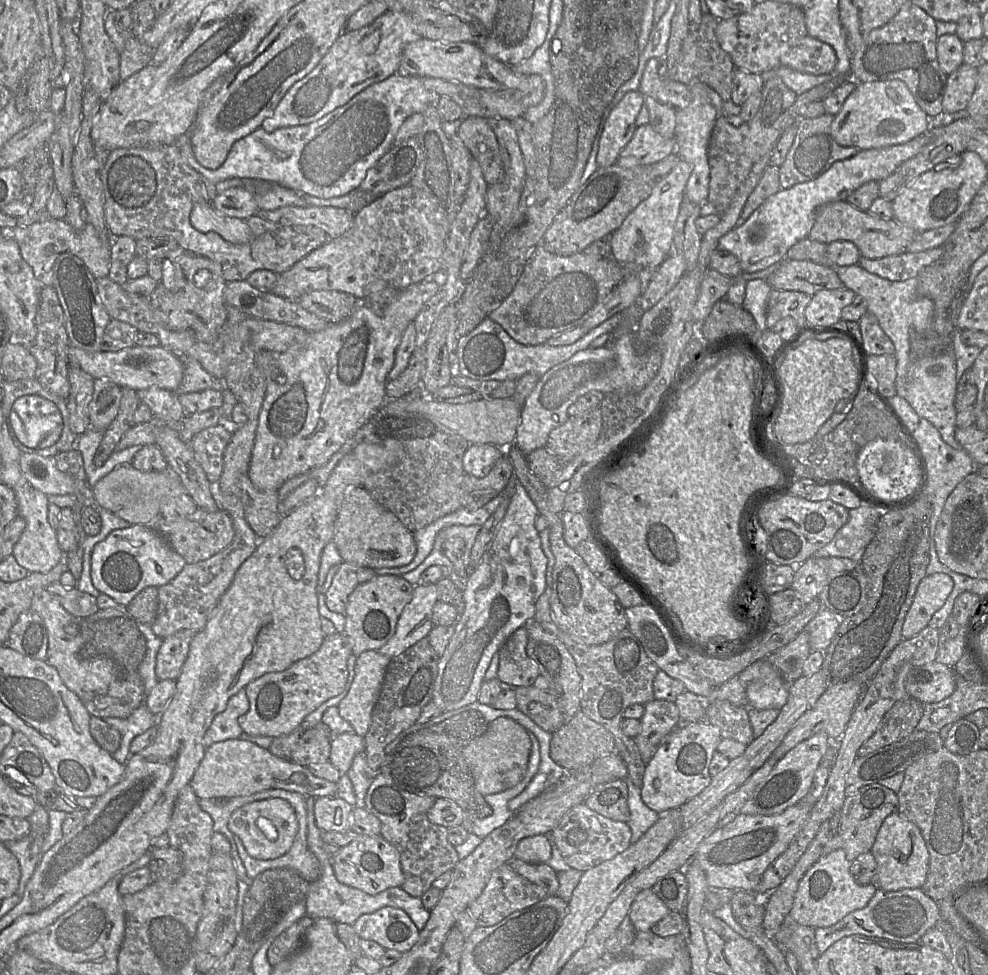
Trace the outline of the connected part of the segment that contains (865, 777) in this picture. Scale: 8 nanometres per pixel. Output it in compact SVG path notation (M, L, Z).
M914 730L899 742L887 745L864 757L857 757L846 776L846 796L853 795L859 788L877 783L883 779L904 772L911 764L920 758L944 747L944 740L939 733Z

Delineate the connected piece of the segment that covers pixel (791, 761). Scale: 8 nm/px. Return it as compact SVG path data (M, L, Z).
M825 732L816 733L812 737L797 744L777 761L770 773L756 786L751 797L740 808L738 813L748 815L776 815L782 813L786 808L802 801L810 789L814 773L821 764L823 756L830 744L831 740Z

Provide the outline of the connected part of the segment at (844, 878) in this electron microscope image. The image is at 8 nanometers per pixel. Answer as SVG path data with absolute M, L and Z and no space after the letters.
M837 849L822 855L804 874L798 884L791 911L785 917L780 929L771 934L773 940L784 946L790 934L790 926L799 924L812 928L832 926L849 913L864 908L877 891L874 883L861 885L850 872L851 862L847 860L844 850Z

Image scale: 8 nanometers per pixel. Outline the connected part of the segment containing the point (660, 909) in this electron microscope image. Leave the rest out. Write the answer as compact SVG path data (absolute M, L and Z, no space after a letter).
M652 888L641 891L632 903L628 918L635 932L648 932L670 912Z

